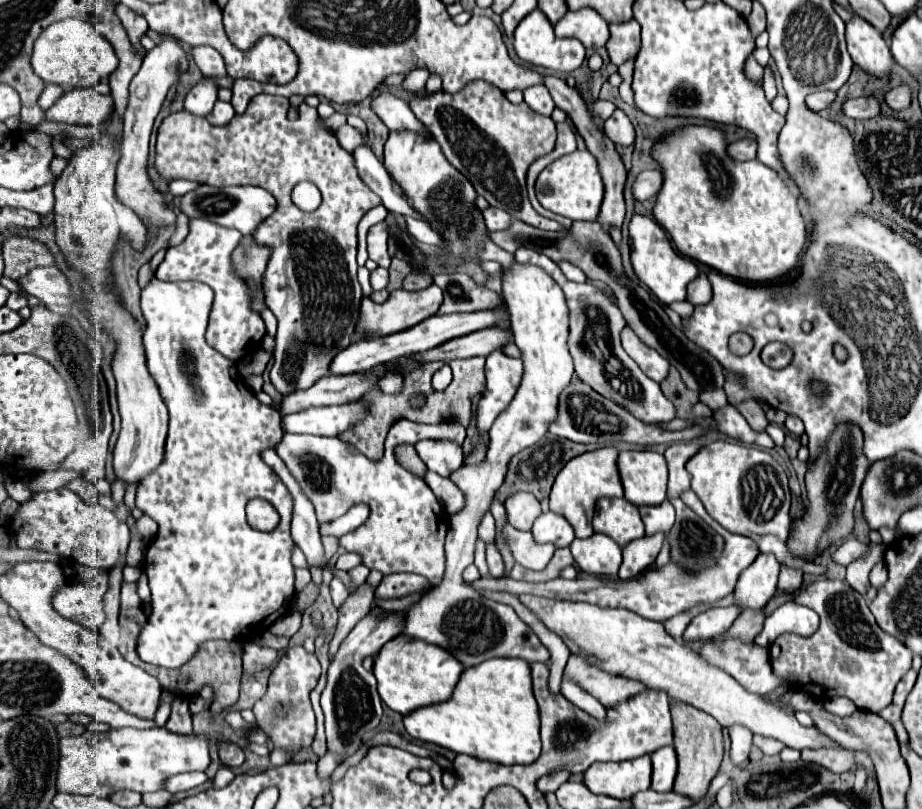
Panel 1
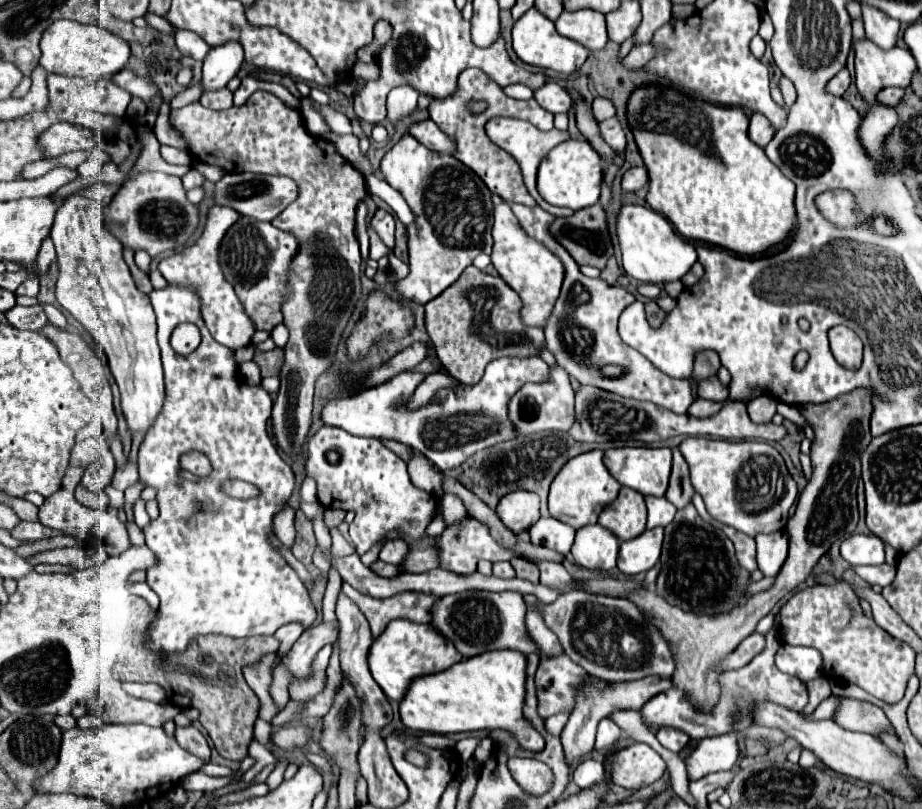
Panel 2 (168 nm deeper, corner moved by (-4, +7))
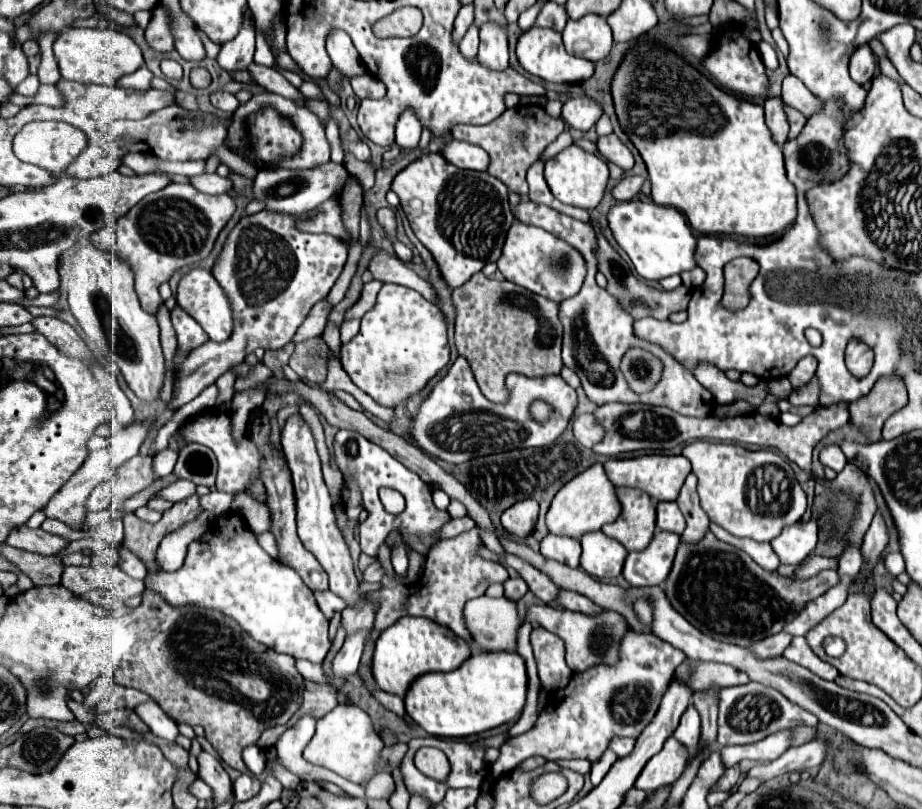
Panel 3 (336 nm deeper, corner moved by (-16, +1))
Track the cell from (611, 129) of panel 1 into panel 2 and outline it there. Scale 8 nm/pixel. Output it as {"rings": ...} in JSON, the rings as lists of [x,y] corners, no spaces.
{"rings":[[[616,116],[600,122],[600,134],[616,152],[622,152],[626,148],[626,134],[624,134],[620,120]]]}

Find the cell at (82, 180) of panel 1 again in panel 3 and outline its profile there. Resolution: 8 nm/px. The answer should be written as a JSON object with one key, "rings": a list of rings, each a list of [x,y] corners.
{"rings":[[[86,244],[82,250],[78,250],[72,264],[68,280],[68,304],[70,312],[86,336],[98,346],[102,356],[120,366],[134,394],[144,402],[160,398],[160,386],[166,370],[160,346],[160,328],[156,316],[144,312],[136,298],[130,266],[108,252]]]}

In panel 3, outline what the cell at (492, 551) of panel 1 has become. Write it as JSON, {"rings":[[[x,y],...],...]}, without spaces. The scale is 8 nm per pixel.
{"rings":[[[508,578],[504,582],[504,596],[512,602],[518,602],[528,592],[528,586],[522,578]]]}

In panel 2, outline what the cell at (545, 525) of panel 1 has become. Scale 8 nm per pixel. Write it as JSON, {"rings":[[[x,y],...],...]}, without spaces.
{"rings":[[[552,516],[540,518],[532,528],[530,528],[530,538],[534,546],[546,546],[552,548],[560,554],[568,554],[574,542],[576,530]]]}

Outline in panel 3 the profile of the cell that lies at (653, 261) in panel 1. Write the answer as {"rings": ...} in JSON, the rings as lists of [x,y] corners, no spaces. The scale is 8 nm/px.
{"rings":[[[640,200],[618,202],[608,212],[608,226],[618,246],[628,254],[636,272],[646,280],[660,280],[696,266],[694,248],[696,236],[688,226],[682,212],[676,208],[664,208],[658,204],[646,204]]]}

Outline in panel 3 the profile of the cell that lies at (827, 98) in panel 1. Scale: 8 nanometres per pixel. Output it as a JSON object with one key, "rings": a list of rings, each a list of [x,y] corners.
{"rings":[[[862,44],[856,48],[856,54],[850,58],[850,76],[858,84],[866,84],[872,80],[876,70],[876,56],[870,48],[870,44]]]}

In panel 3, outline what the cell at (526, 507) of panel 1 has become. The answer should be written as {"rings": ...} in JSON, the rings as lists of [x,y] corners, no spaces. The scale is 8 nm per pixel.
{"rings":[[[528,498],[528,500],[516,502],[508,510],[504,510],[500,516],[500,522],[508,534],[526,538],[534,530],[536,518],[538,518],[538,506],[536,506],[536,502],[532,502],[532,498]]]}

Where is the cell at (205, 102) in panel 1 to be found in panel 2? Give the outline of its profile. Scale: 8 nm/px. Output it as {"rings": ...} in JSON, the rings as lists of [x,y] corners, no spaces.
{"rings":[[[228,42],[222,48],[212,48],[212,52],[204,60],[202,72],[202,88],[208,90],[222,90],[226,84],[236,76],[240,64],[244,62],[242,48],[236,42]]]}

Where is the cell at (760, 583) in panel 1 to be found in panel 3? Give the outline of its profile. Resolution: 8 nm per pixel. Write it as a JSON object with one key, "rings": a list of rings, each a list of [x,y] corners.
{"rings":[[[802,522],[784,526],[782,532],[770,542],[782,564],[800,564],[818,542],[816,522]]]}

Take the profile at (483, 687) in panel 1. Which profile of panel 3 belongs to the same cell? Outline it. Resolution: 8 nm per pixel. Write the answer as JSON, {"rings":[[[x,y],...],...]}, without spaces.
{"rings":[[[480,650],[472,654],[458,670],[452,670],[448,674],[422,674],[420,678],[416,678],[416,682],[412,682],[412,688],[408,688],[408,694],[404,696],[404,704],[408,716],[418,726],[422,726],[430,736],[466,738],[514,720],[526,704],[526,686],[528,686],[528,676],[526,676],[524,658],[520,654]]]}

